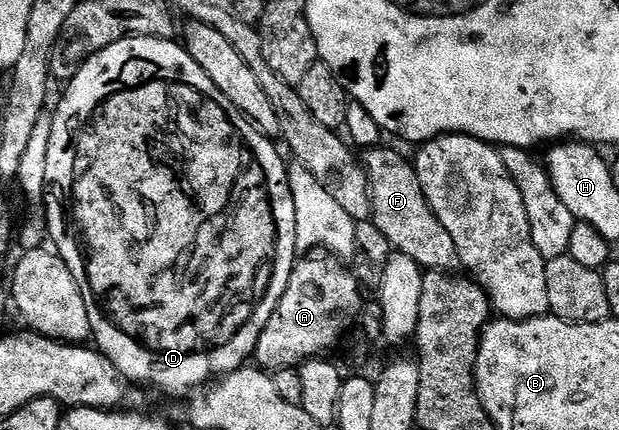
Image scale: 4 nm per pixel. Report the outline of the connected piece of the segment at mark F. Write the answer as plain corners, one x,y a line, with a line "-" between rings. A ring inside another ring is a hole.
381,144
365,149
363,151
364,158
362,154
364,173
368,176
368,192
372,196
371,222
382,232
382,236
386,236
386,240
390,240
395,253
410,256
410,260
418,263
421,270
425,272
455,271
460,266
460,257
456,251
454,236
450,236
450,232
446,232
446,228
442,228
442,220
438,220
438,216
430,208
430,204
422,192
422,184
416,175
415,165
409,159
407,162
398,151
387,150
386,146

